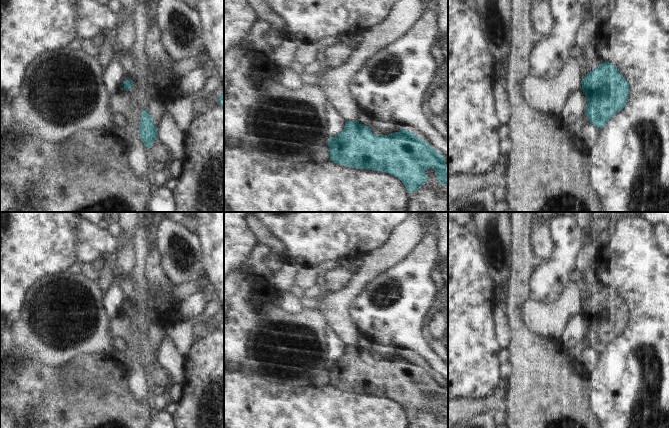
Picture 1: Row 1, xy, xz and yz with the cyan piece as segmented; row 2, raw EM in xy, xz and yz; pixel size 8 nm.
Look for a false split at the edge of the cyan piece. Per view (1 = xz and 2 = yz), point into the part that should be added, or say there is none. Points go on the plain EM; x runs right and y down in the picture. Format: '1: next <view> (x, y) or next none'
1: next none
2: next none

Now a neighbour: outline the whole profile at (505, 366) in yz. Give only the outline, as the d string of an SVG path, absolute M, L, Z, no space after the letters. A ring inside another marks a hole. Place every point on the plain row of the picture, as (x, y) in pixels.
M505 353L500 363L500 376L504 379L509 379L512 371L511 361L509 356Z

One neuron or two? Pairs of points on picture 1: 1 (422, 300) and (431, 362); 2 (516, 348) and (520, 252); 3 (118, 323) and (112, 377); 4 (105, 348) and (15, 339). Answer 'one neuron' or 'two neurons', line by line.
1: one neuron
2: one neuron
3: two neurons
4: one neuron

